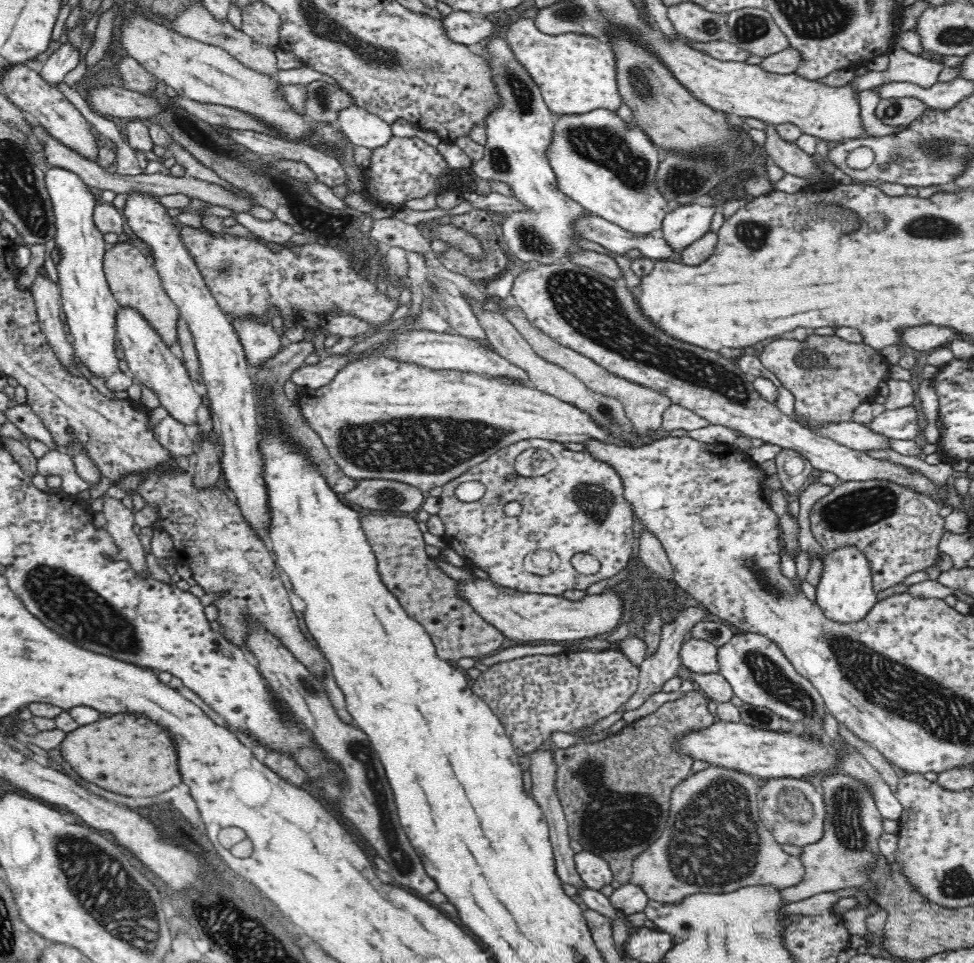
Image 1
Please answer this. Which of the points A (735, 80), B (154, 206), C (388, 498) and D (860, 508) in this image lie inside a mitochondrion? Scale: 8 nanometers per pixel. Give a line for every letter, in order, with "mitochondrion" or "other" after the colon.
A: other
B: other
C: mitochondrion
D: mitochondrion

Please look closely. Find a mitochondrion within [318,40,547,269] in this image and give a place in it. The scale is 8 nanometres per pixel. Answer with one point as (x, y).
(520, 91)

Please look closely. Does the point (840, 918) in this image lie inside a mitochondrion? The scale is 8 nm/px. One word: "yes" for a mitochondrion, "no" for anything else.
no

